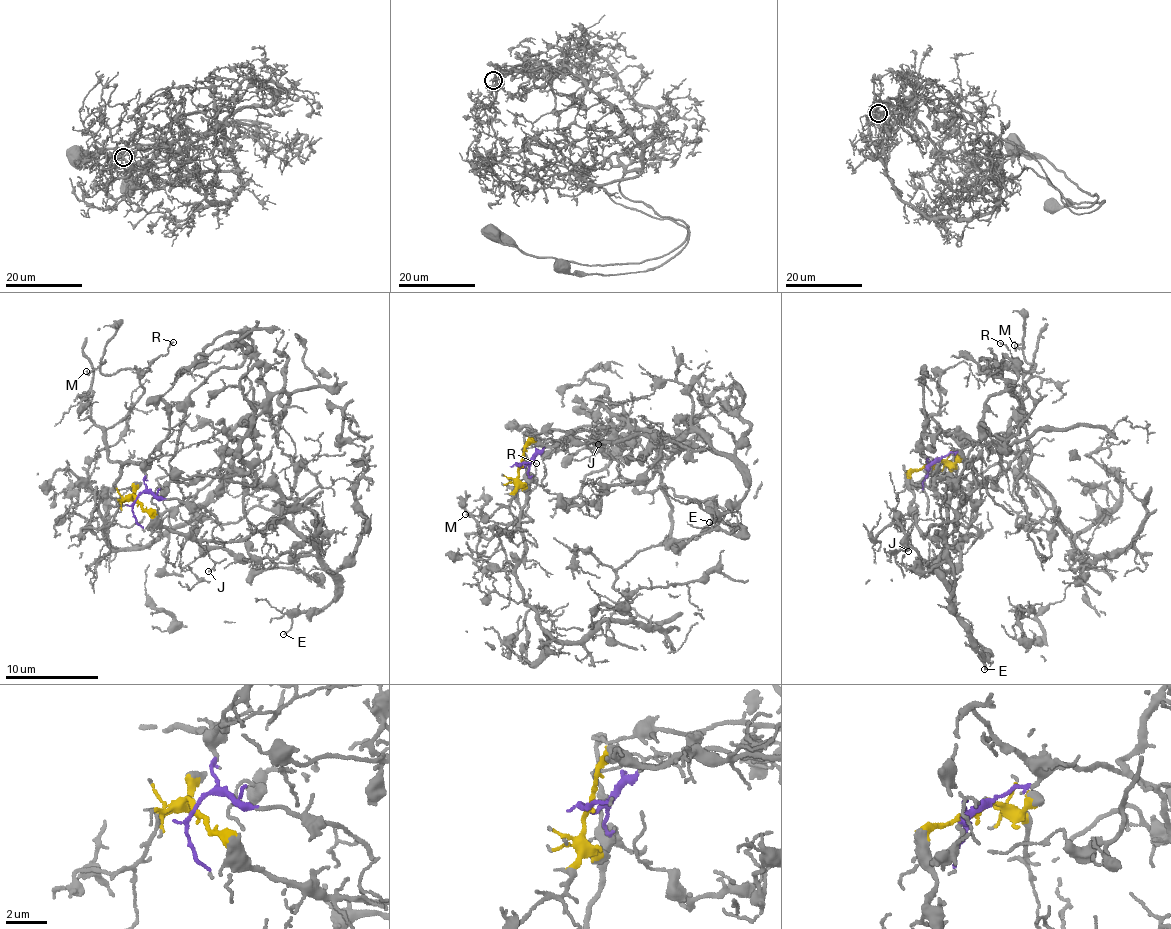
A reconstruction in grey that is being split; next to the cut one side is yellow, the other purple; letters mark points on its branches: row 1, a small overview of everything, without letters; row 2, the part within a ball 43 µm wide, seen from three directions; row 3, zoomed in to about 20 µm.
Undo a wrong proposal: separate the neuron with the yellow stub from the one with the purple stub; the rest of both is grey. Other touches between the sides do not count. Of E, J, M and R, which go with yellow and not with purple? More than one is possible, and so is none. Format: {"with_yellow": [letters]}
{"with_yellow": ["E", "J"]}

